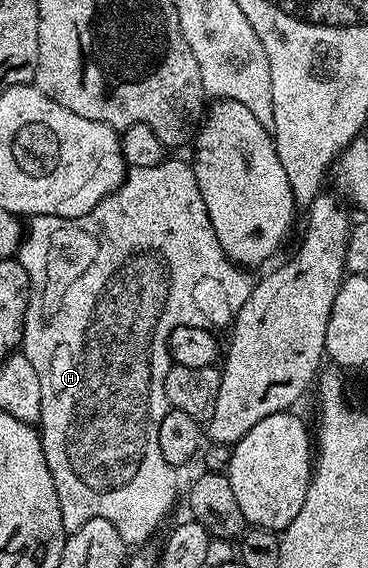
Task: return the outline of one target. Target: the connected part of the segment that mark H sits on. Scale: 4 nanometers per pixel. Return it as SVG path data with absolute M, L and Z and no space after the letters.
M166 158L165 162L154 167L131 167L126 170L125 180L91 213L74 219L60 219L54 215L34 215L28 220L27 230L21 240L19 258L23 269L27 269L29 278L29 300L27 317L23 325L21 347L24 355L35 365L39 373L41 398L41 422L39 434L51 477L55 481L55 493L59 497L59 509L63 517L63 529L67 533L79 530L87 521L106 519L119 529L126 545L145 542L165 519L165 514L173 507L177 499L178 472L167 461L163 461L163 452L159 449L159 421L163 421L166 411L170 410L167 393L163 389L163 377L167 377L171 366L169 358L169 335L183 325L198 327L205 321L205 311L215 311L215 329L230 326L238 315L239 309L251 295L254 284L249 281L238 264L227 258L225 250L215 237L211 217L207 217L207 205L203 205L203 193L199 193L197 178L192 166L181 159Z

